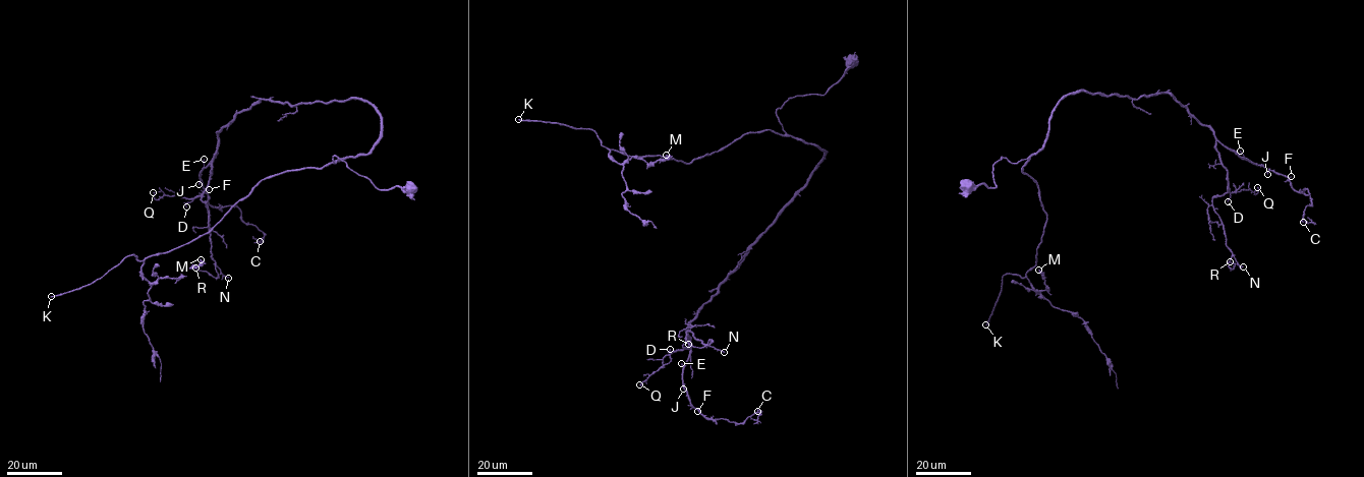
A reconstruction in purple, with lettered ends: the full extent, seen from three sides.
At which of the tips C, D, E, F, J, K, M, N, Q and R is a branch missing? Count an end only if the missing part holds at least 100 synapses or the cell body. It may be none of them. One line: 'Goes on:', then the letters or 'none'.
Goes on: K

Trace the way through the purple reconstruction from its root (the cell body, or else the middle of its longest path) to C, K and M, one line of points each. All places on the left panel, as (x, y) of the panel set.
C: (411, 187), (380, 190), (333, 163), (379, 138), (365, 101), (259, 100), (199, 177), (260, 241)
K: (411, 187), (380, 190), (336, 156), (286, 170), (185, 244), (141, 260), (127, 255), (90, 284), (51, 296)
M: (411, 187), (380, 190), (336, 156), (286, 170), (140, 273), (177, 278), (201, 259)

